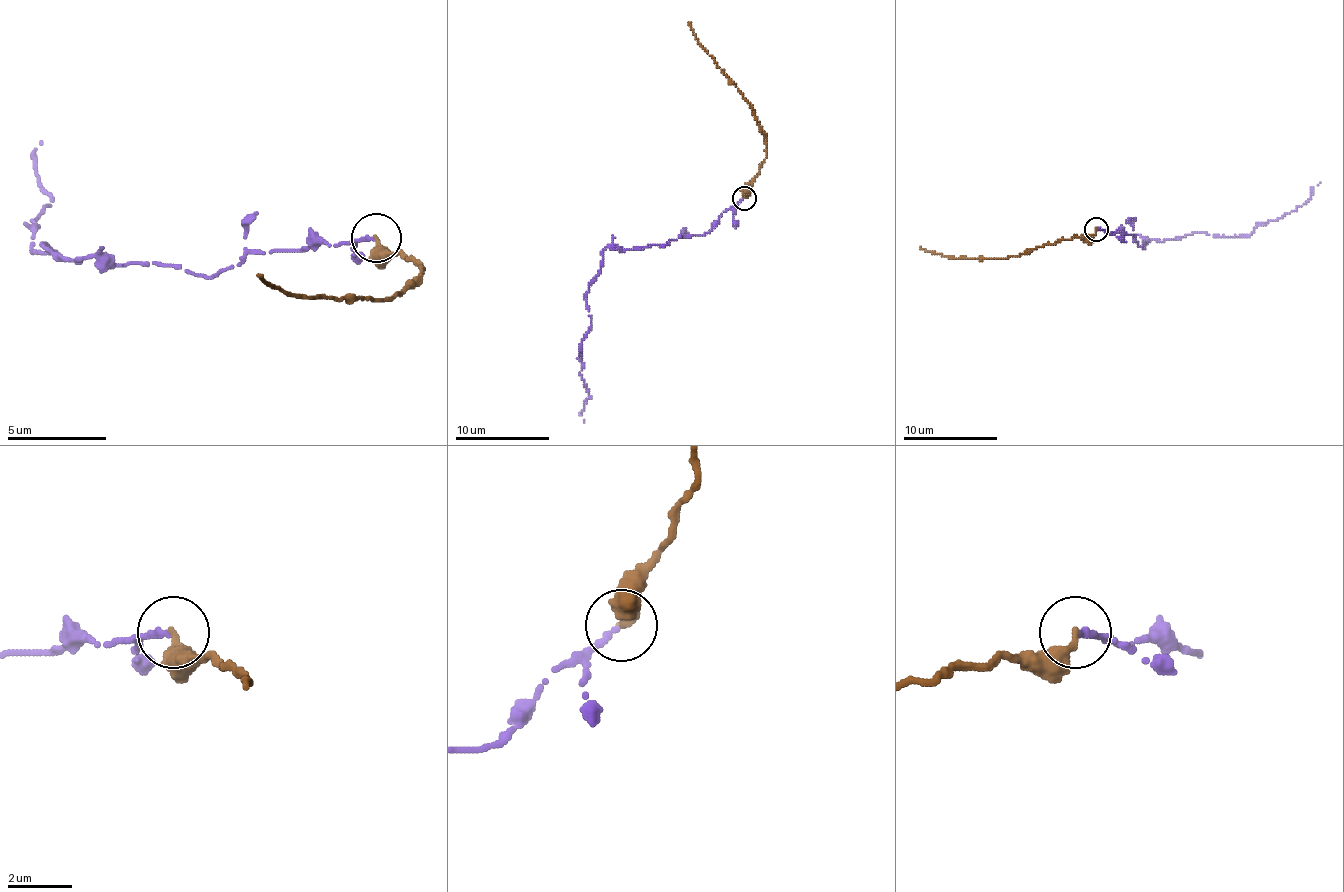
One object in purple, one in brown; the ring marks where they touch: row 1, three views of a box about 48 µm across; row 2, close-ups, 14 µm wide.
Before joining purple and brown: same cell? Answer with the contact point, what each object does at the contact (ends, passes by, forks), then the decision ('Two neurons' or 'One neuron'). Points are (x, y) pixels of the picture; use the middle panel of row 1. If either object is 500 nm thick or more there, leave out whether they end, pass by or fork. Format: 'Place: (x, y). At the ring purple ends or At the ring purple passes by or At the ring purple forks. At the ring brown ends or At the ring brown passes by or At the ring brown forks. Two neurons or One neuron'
Place: (744, 198). At the ring purple ends. At the ring brown ends. One neuron

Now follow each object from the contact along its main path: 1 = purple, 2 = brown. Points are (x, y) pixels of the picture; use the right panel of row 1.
1: (1098, 230), (1133, 235), (1143, 249), (1145, 239), (1192, 232), (1247, 237), (1261, 223), (1294, 211), (1320, 182)
2: (1095, 230), (1093, 235), (1036, 246), (1003, 258), (951, 258), (920, 246)

